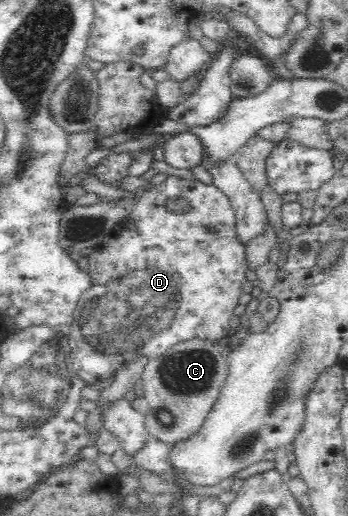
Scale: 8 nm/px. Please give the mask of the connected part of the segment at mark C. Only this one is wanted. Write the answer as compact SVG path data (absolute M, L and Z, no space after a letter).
M191 338L173 344L165 354L149 359L142 372L141 387L149 412L144 424L148 435L173 444L196 434L215 404L228 374L228 360L214 341Z

